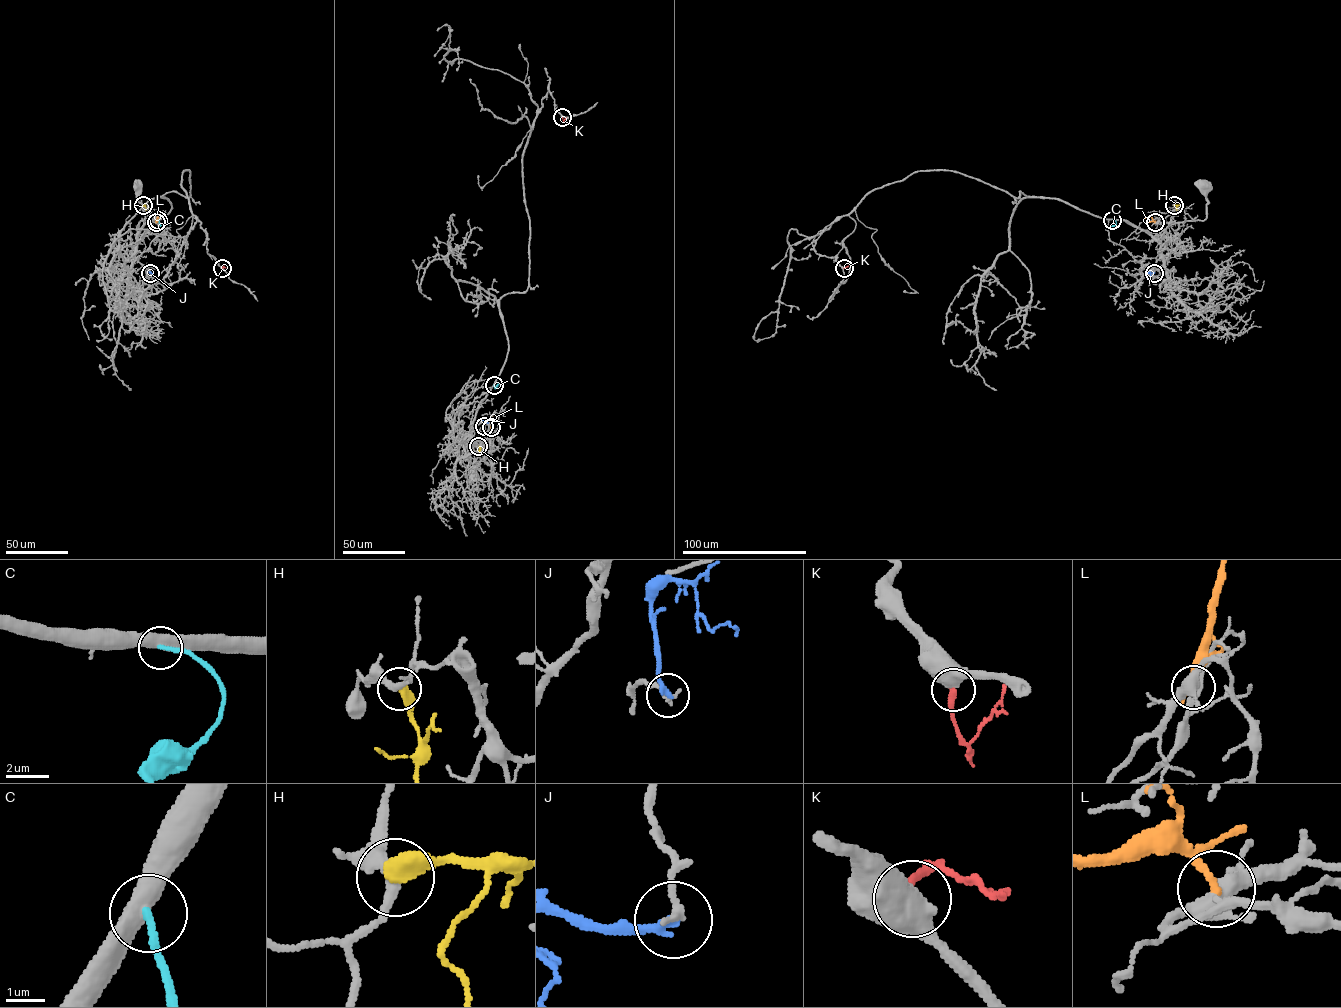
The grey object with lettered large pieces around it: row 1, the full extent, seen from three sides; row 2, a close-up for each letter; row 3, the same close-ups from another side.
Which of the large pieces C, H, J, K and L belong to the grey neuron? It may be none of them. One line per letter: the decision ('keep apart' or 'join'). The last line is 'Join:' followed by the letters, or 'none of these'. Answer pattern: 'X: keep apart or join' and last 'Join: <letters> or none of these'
C: keep apart
H: keep apart
J: keep apart
K: keep apart
L: keep apart
Join: none of these

